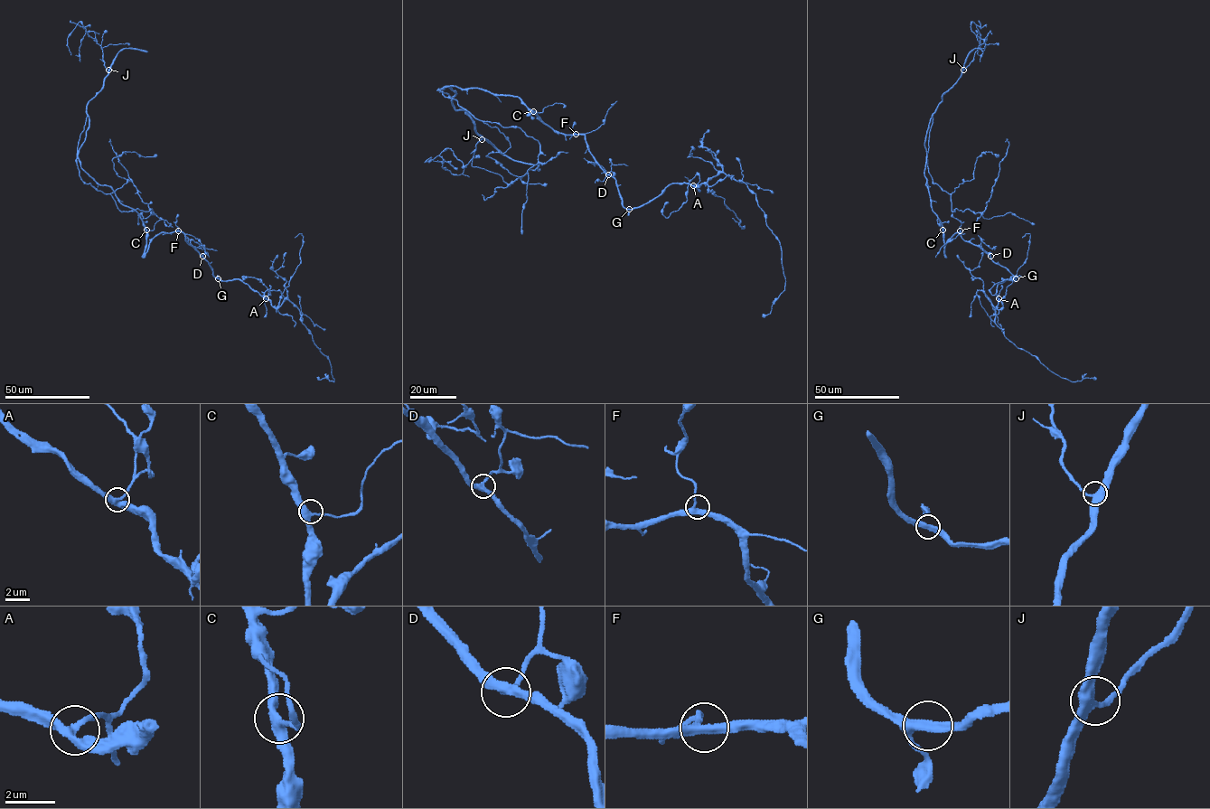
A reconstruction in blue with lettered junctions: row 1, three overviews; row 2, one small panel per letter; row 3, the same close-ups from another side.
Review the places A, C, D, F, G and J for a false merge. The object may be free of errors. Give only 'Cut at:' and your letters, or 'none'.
Cut at: none

